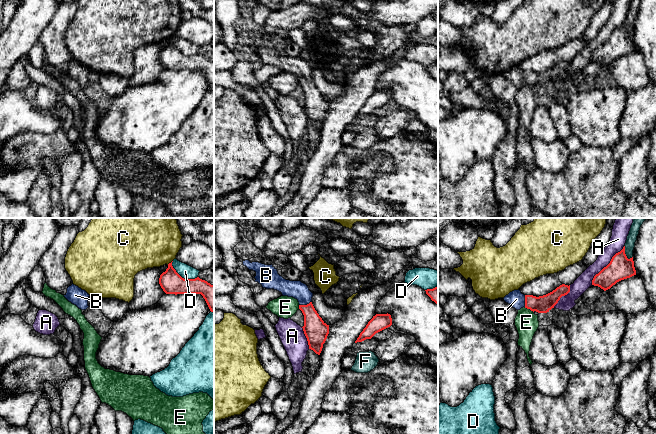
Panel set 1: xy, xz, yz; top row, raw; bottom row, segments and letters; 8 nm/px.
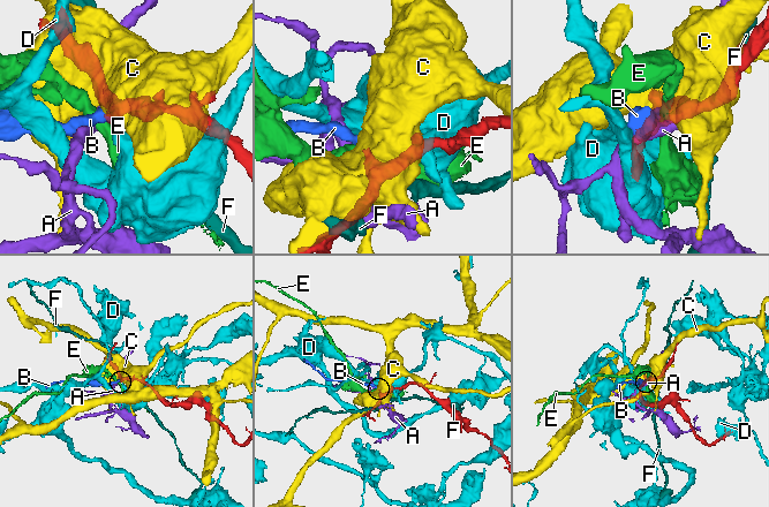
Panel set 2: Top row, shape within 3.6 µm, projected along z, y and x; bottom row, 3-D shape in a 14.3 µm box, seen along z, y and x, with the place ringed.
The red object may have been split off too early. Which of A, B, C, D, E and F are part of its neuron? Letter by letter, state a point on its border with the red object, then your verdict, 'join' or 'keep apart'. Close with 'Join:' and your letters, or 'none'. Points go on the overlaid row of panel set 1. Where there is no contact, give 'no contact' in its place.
A: yz (607, 265) | keep apart
B: xz (305, 305) | join
C: xy (169, 263) | keep apart
D: xy (181, 277) | keep apart
E: yz (529, 308) | keep apart
F: yz (624, 252) | keep apart
Join: B

